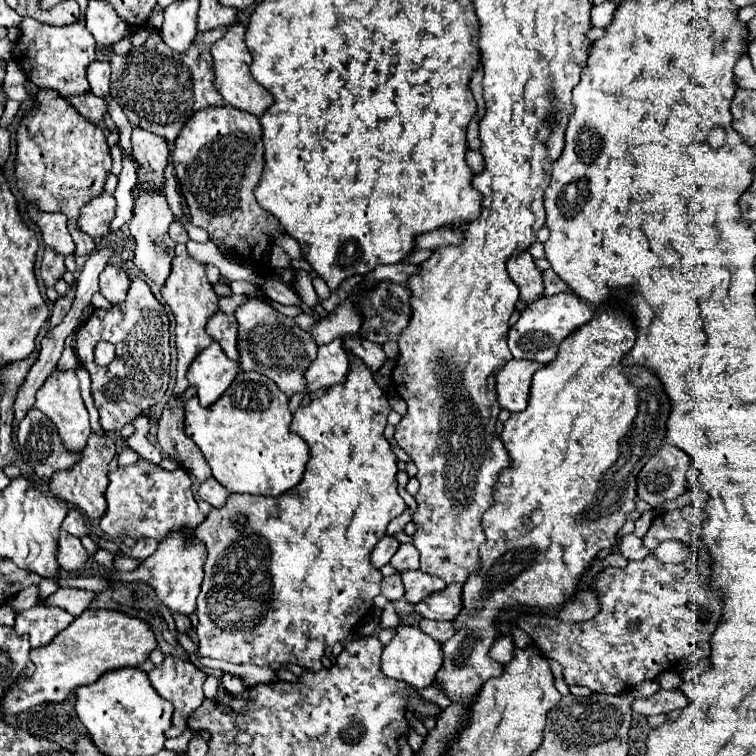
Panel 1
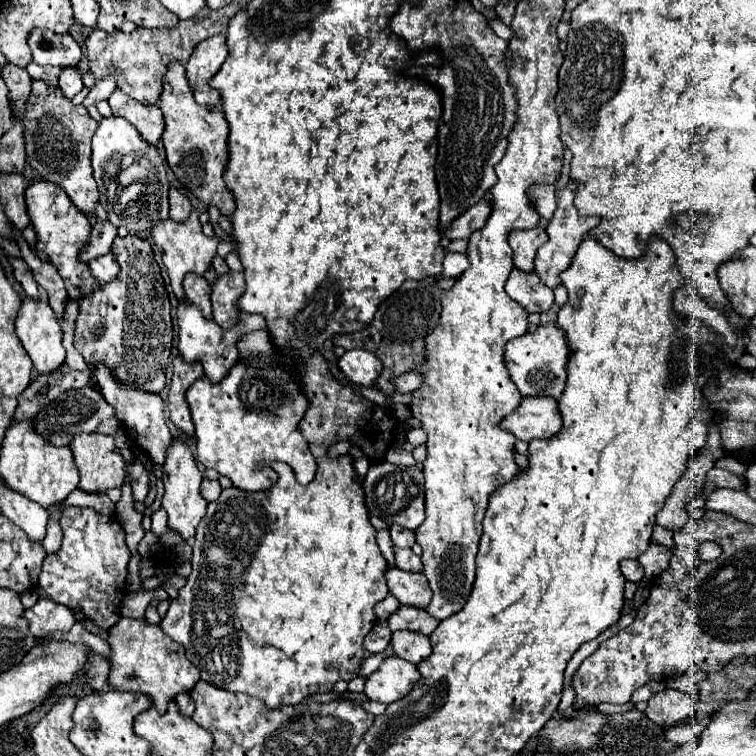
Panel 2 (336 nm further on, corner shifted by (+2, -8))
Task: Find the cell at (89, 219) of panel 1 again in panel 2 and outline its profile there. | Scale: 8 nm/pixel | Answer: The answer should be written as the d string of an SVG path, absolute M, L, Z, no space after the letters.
M34 80L32 92L26 102L26 160L40 174L40 178L60 184L68 198L82 210L94 212L100 204L96 180L92 176L90 152L92 152L92 134L98 124L90 118L84 106L74 106L64 98L60 88L50 88L44 82Z

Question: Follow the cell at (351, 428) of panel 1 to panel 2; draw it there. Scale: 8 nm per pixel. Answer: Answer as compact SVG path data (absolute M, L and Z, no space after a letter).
M342 454L342 456L322 456L318 458L318 472L314 476L314 480L306 486L298 484L294 470L286 463L275 461L270 463L260 462L260 466L268 464L276 472L278 472L278 482L264 492L244 492L238 488L224 488L222 494L218 496L218 500L208 504L208 512L206 516L200 520L198 530L196 530L196 542L194 542L194 554L192 554L192 572L186 578L184 588L180 588L178 598L174 598L170 602L170 610L164 616L160 628L174 638L176 642L180 642L186 648L186 656L188 660L202 670L200 676L202 680L230 690L230 692L244 692L250 696L256 696L260 700L264 700L264 704L268 708L278 708L284 704L298 704L302 702L308 694L314 692L330 692L332 686L338 680L354 680L360 672L362 660L364 660L364 648L362 648L362 640L364 636L372 630L372 626L376 624L376 616L374 616L374 606L376 602L380 602L382 598L388 596L388 586L386 586L386 578L384 572L388 568L388 562L384 560L384 556L380 554L380 548L376 544L376 530L372 528L370 520L368 520L368 508L364 502L364 480L358 478L356 468L354 468L354 458L350 454Z

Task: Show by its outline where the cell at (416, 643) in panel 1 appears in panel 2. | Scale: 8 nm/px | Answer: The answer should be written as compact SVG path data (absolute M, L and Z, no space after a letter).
M390 656L366 680L364 694L370 700L392 704L410 694L416 682L418 682L418 668L414 664L408 664L408 660Z

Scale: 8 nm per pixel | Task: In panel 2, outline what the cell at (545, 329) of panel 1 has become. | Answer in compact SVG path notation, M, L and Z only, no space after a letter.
M542 324L534 332L526 332L506 344L504 350L504 364L516 388L522 396L554 396L558 398L564 390L566 380L566 360L568 360L568 346L566 336L556 324Z

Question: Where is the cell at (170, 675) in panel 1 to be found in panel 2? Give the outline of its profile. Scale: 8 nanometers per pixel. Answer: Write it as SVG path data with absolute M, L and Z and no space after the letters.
M120 618L110 628L108 642L112 646L112 668L108 674L110 688L148 694L152 696L154 706L162 714L166 714L168 704L170 700L174 700L176 694L188 692L200 680L200 672L188 662L182 644L170 640L170 636L166 636L160 626L152 626L146 620Z

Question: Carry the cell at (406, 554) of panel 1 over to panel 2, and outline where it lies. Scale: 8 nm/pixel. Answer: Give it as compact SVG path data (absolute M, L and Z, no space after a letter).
M394 548L396 566L406 572L422 572L422 560L410 548Z

